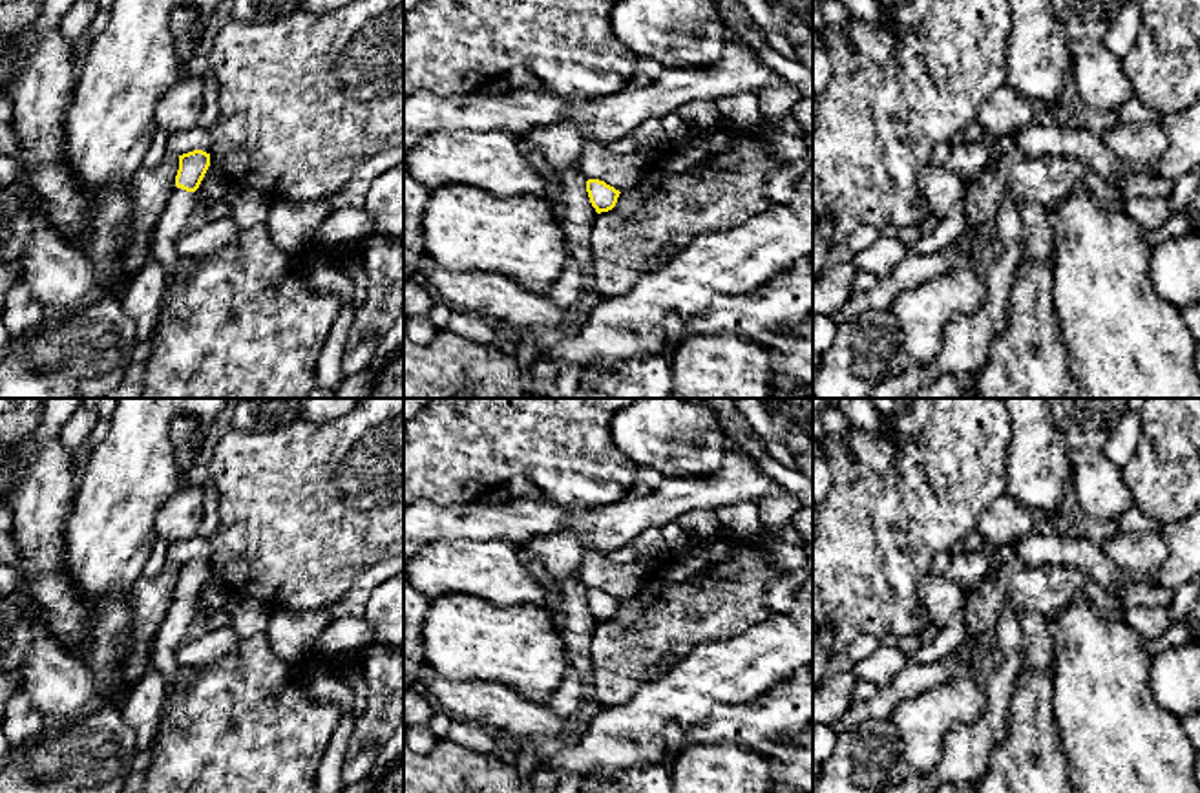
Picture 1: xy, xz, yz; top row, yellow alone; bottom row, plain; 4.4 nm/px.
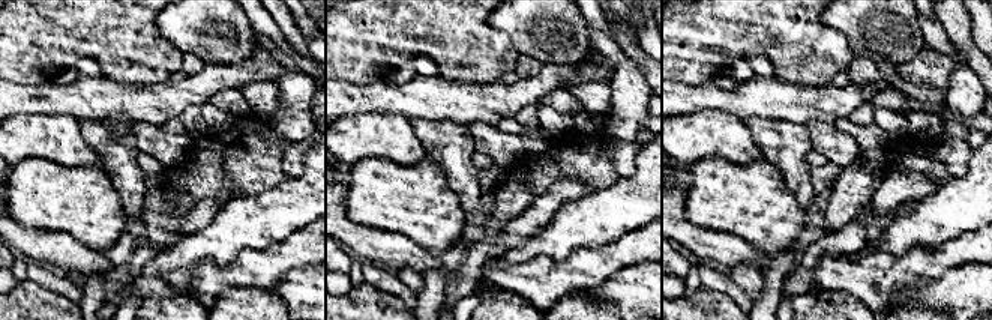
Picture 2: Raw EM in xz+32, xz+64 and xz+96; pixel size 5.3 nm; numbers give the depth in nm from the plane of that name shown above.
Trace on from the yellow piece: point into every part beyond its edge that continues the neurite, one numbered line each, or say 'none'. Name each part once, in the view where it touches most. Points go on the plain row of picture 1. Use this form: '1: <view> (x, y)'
1: xy (181, 613)

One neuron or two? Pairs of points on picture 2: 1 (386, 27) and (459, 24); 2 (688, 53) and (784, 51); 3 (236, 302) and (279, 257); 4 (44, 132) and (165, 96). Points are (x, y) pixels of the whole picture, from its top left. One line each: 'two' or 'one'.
1: one
2: one
3: two
4: two

